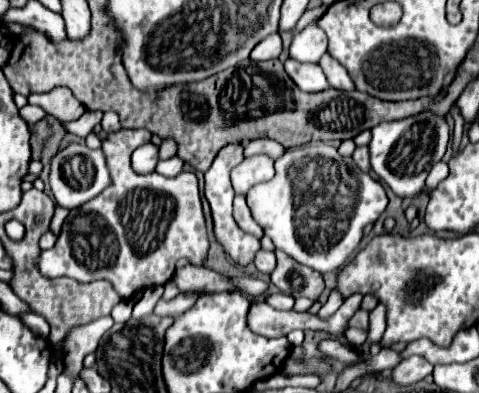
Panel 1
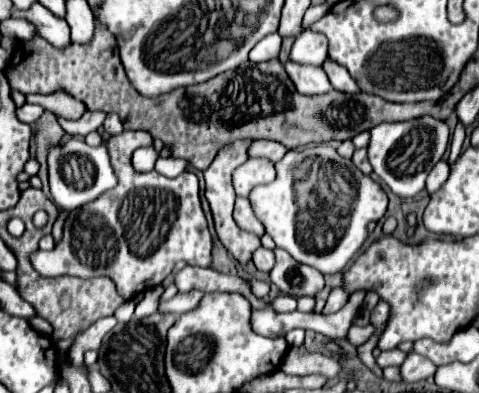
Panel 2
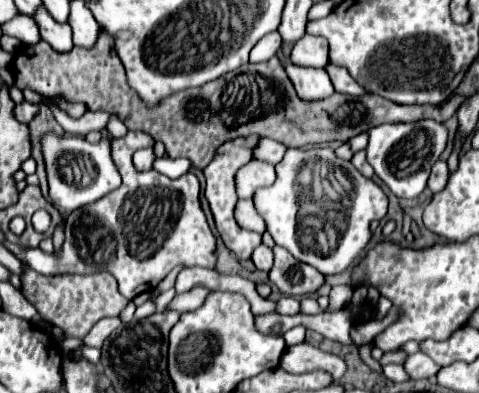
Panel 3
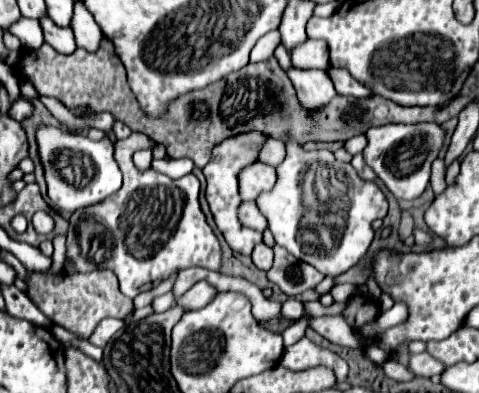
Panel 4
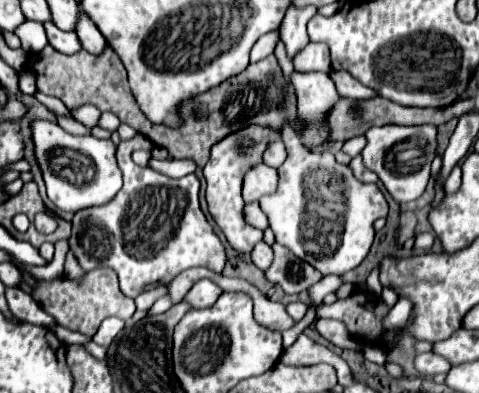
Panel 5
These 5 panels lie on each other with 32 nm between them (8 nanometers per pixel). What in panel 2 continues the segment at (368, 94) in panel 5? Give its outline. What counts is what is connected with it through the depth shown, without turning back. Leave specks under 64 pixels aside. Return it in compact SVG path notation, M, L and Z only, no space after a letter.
M326 58L324 64L322 64L322 68L328 74L328 80L330 80L330 84L332 84L334 90L340 90L340 92L360 92L358 84L352 80L352 76L348 74L348 70L344 70L332 58Z

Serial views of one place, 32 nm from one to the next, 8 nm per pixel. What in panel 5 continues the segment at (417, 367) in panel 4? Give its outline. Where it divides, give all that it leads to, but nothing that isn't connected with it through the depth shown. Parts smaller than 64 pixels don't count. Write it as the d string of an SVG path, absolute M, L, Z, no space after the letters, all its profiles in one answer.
M426 352L426 354L416 354L414 368L420 376L436 376L436 374L448 372L450 364L448 364L448 360L440 360L436 354Z

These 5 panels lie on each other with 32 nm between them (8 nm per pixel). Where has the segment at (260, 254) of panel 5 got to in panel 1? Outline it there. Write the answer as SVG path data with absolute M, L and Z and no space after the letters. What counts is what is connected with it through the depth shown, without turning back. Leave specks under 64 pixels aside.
M260 250L260 252L256 254L254 264L256 264L256 268L258 268L260 272L270 274L270 272L276 268L276 256L274 256L274 252L264 252L264 250Z

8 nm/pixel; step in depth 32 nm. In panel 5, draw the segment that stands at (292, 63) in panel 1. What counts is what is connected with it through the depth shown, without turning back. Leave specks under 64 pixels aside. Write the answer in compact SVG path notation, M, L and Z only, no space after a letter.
M292 72L292 84L298 98L298 114L302 120L302 146L318 146L328 142L326 118L332 102L340 98L332 78L324 72Z

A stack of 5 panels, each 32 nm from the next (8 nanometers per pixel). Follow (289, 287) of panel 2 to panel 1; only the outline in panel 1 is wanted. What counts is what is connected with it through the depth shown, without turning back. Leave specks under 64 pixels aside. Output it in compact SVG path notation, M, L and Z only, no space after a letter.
M276 250L276 258L278 258L278 266L272 272L272 284L292 296L292 298L310 298L310 300L318 300L318 296L324 290L324 280L320 276L320 272L298 264L296 260L292 260L288 254Z

